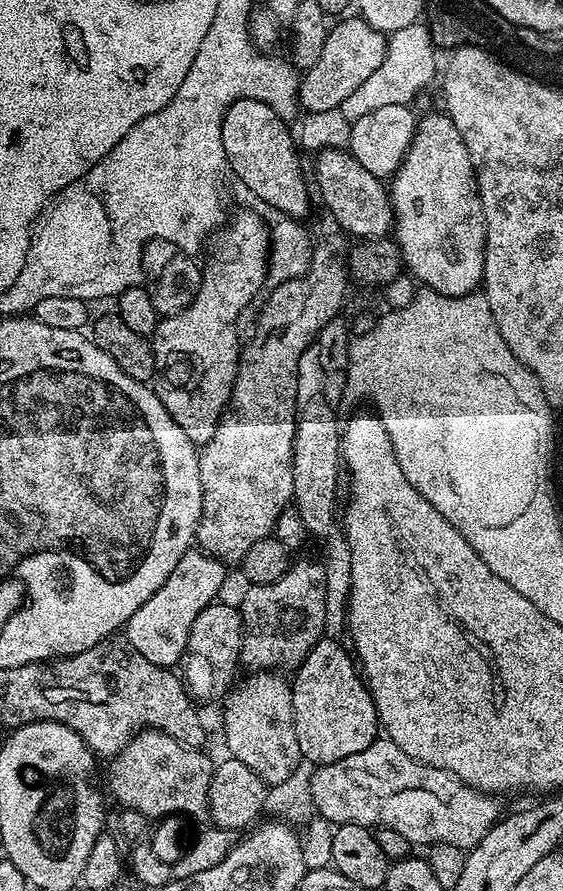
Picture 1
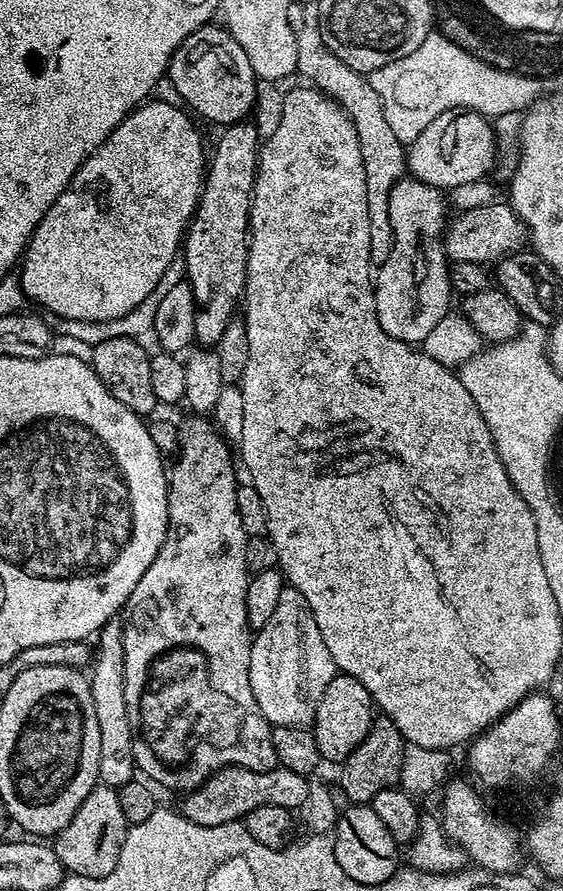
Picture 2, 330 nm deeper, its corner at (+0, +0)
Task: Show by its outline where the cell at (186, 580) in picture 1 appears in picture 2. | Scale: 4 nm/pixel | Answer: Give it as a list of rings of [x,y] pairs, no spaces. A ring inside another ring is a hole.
[[[200,419],[204,420],[190,421],[185,426],[184,432],[182,428],[178,436],[176,465],[173,468],[171,465],[168,472],[168,537],[162,542],[154,562],[150,562],[150,570],[146,570],[146,574],[142,574],[142,582],[138,582],[138,586],[134,586],[134,590],[122,612],[124,626],[124,691],[128,698],[129,709],[138,721],[139,735],[142,740],[142,735],[144,735],[144,740],[148,743],[148,749],[144,749],[144,746],[137,747],[136,766],[152,782],[157,782],[156,780],[163,778],[164,764],[168,768],[188,767],[188,772],[192,776],[198,775],[199,772],[205,771],[204,773],[207,773],[209,771],[208,764],[212,764],[211,766],[249,768],[255,772],[268,772],[270,769],[277,767],[278,764],[274,742],[272,741],[273,725],[269,724],[267,718],[258,710],[258,704],[254,702],[254,694],[250,690],[250,650],[252,649],[253,633],[248,627],[248,615],[244,602],[250,579],[250,573],[246,566],[246,542],[249,534],[242,526],[242,518],[238,514],[238,498],[236,497],[238,479],[236,480],[236,468],[232,465],[234,452],[233,449],[232,452],[228,449],[231,448],[229,441],[221,437],[211,419]]]

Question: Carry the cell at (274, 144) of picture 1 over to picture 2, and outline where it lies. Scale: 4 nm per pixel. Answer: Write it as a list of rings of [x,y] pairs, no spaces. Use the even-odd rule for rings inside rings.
[[[202,27],[184,39],[168,64],[167,79],[172,79],[177,94],[197,117],[205,116],[219,126],[247,121],[248,111],[256,104],[258,78],[250,66],[250,58],[246,58],[246,50],[234,42],[227,28],[212,27]]]

